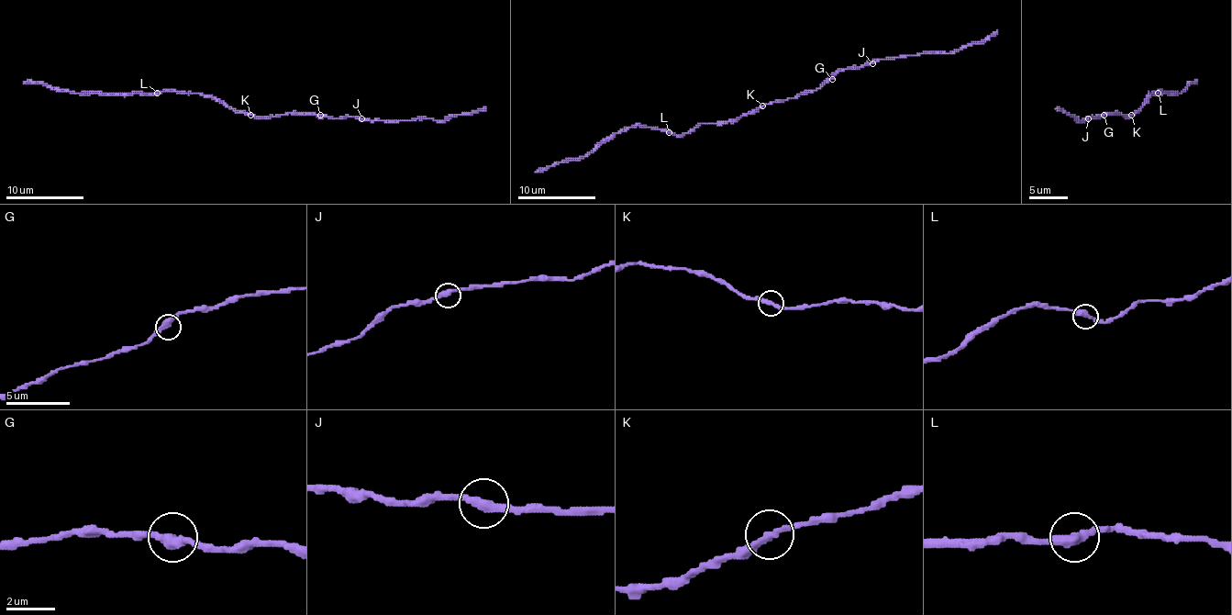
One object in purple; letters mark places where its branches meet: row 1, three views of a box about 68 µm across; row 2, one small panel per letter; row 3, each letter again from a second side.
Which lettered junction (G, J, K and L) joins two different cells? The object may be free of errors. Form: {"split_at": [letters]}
{"split_at": []}

